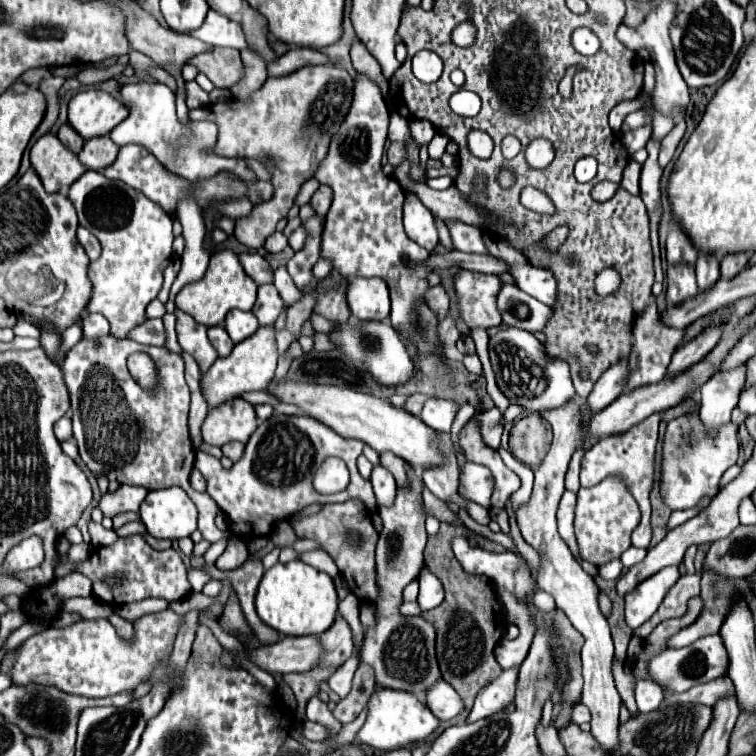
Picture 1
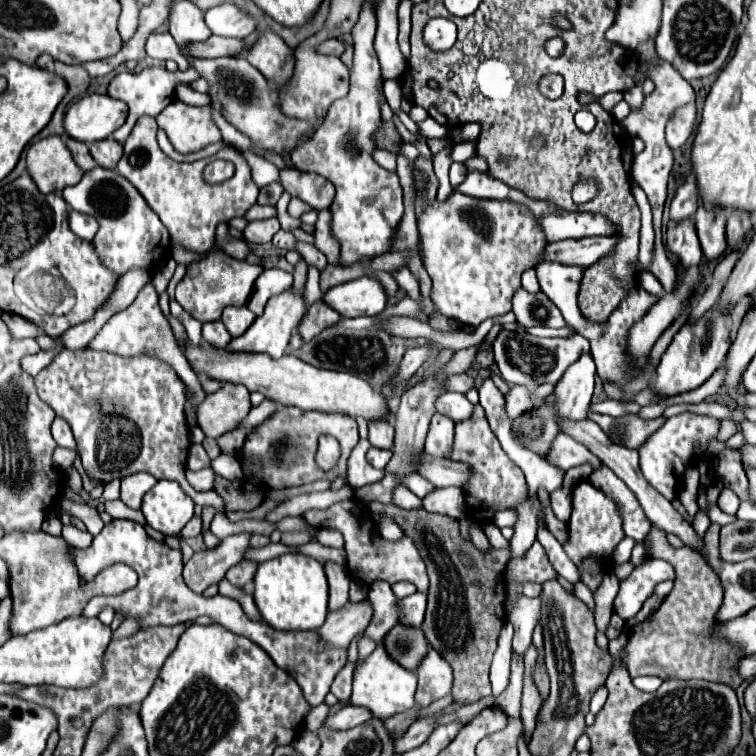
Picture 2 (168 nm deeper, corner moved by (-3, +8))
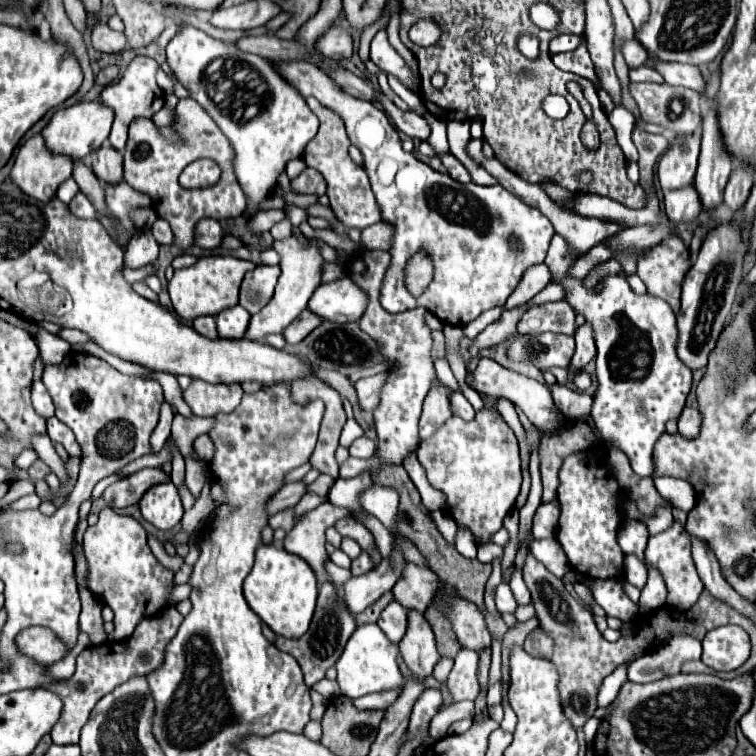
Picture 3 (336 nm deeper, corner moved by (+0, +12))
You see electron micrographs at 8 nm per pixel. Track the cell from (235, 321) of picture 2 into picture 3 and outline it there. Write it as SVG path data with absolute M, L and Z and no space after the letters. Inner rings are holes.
M233 306L223 310L221 314L217 314L217 332L221 338L229 338L229 340L237 340L245 336L247 324L249 324L251 314L241 308L241 306Z

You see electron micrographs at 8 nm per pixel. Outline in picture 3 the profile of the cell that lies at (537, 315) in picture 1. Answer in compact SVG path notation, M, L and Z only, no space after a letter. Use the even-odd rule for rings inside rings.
M547 302L541 306L533 306L529 312L523 314L517 332L519 334L567 334L573 336L577 330L573 308L565 302Z

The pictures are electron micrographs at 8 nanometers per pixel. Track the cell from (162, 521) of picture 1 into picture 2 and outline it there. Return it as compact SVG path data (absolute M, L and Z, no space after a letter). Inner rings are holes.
M158 480L154 488L150 488L146 494L144 494L144 500L142 500L142 512L146 516L146 522L162 532L164 536L178 536L180 530L186 526L186 522L194 516L194 504L192 504L192 498L180 488L180 484L176 482L168 482L168 480Z

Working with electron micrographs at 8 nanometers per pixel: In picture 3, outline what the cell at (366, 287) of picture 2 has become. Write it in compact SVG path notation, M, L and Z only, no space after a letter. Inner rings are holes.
M345 276L335 282L321 284L313 292L307 308L323 320L357 322L365 312L365 304L365 292Z

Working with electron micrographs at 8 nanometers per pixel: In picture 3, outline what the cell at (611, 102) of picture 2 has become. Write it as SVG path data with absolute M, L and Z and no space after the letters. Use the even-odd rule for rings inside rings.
M581 42L581 46L577 46L577 48L571 50L571 52L555 54L555 56L553 56L553 62L555 62L561 70L567 70L567 72L579 74L579 76L583 76L583 78L589 78L589 80L595 82L595 88L601 88L601 86L599 86L599 80L597 80L597 74L593 74L593 62L591 62L591 58L589 58L587 44Z

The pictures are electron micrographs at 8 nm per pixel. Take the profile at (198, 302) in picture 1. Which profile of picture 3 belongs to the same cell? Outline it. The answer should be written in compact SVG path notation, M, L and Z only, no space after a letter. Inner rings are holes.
M205 256L199 258L193 266L175 270L173 278L167 284L167 292L171 296L173 308L179 318L195 320L197 316L211 314L217 316L225 308L233 308L239 296L239 284L247 270L253 270L255 264L247 260L239 260L233 256Z

